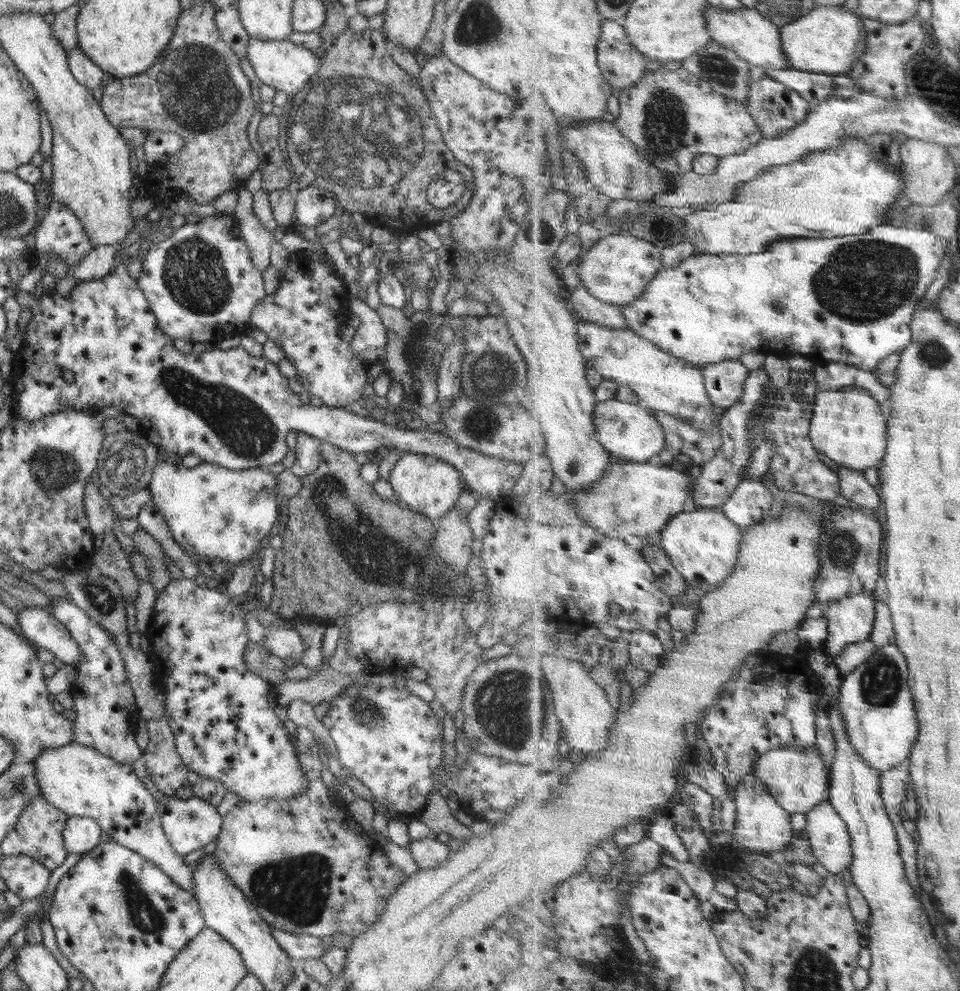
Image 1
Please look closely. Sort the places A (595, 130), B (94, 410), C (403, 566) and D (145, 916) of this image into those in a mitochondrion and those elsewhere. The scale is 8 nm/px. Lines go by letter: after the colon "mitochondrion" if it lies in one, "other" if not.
A: other
B: other
C: mitochondrion
D: mitochondrion

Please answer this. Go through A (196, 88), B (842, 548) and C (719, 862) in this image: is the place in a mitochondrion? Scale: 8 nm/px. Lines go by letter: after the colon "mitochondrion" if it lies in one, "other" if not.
A: mitochondrion
B: mitochondrion
C: other

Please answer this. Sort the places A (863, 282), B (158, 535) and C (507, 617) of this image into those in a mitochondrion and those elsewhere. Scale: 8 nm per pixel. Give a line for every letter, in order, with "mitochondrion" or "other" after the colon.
A: mitochondrion
B: other
C: other

